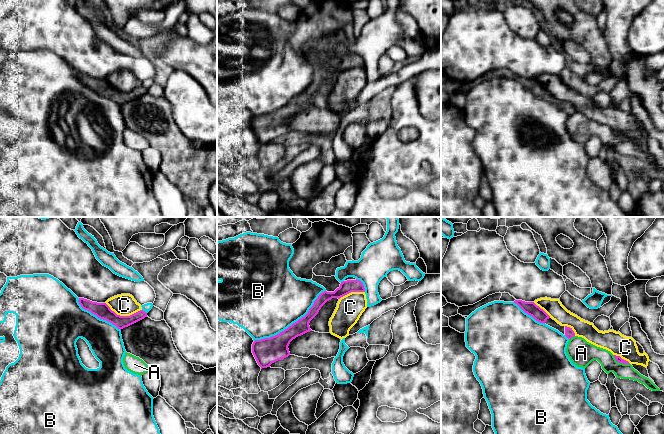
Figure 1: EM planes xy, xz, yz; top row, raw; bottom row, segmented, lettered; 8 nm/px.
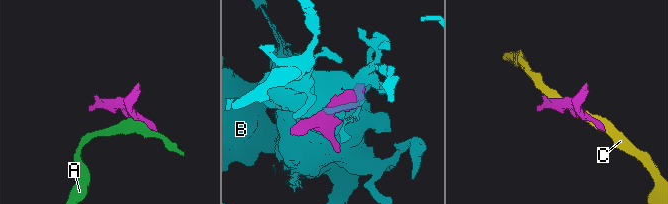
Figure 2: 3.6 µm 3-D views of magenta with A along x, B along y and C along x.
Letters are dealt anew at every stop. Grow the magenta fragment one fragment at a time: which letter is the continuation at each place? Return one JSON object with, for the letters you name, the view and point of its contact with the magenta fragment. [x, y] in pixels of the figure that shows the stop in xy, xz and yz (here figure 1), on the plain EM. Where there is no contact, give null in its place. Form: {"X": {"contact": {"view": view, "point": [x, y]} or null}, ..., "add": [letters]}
{"add": []}

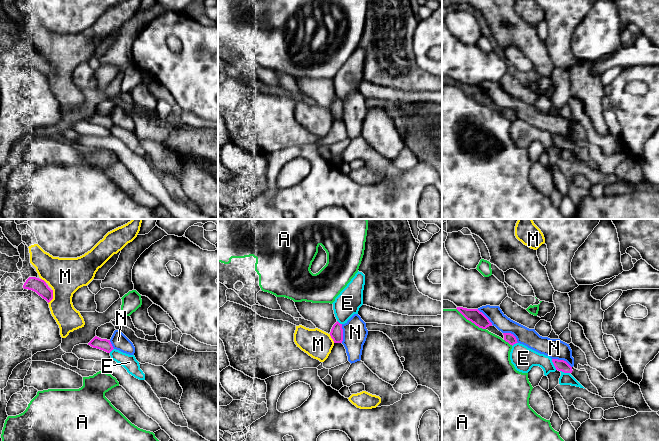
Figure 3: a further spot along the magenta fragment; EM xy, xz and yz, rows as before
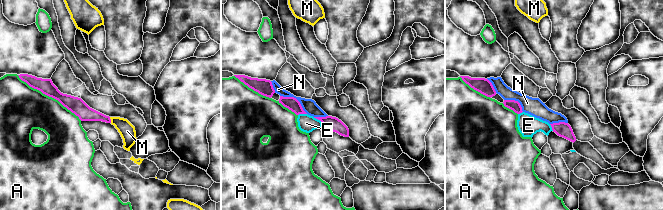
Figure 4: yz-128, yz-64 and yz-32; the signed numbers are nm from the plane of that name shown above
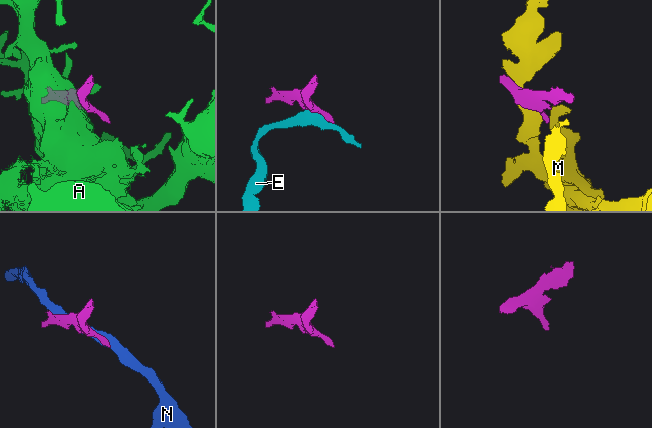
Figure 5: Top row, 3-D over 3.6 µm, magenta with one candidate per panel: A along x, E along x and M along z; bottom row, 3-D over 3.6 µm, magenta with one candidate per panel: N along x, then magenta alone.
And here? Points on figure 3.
{"add": []}

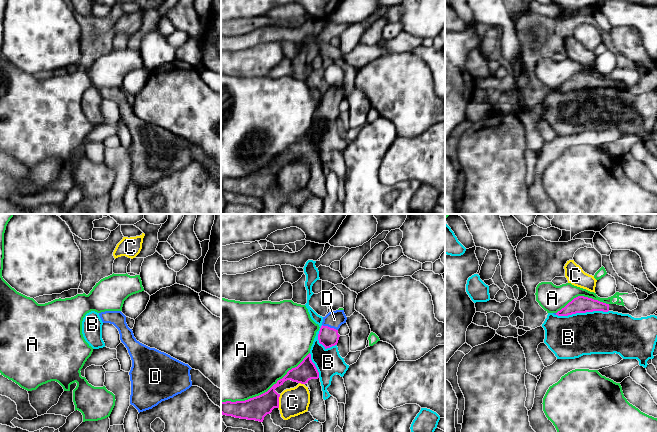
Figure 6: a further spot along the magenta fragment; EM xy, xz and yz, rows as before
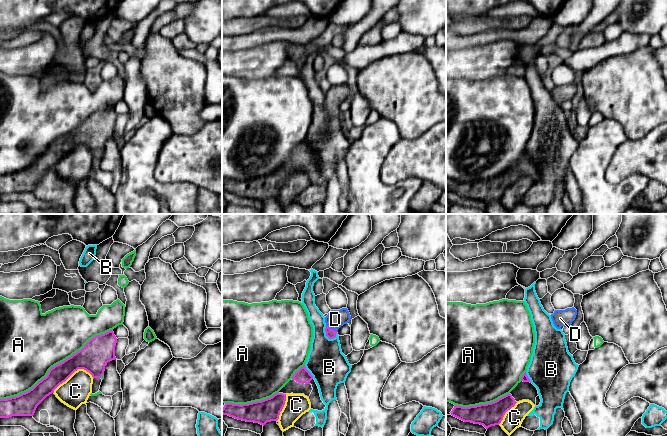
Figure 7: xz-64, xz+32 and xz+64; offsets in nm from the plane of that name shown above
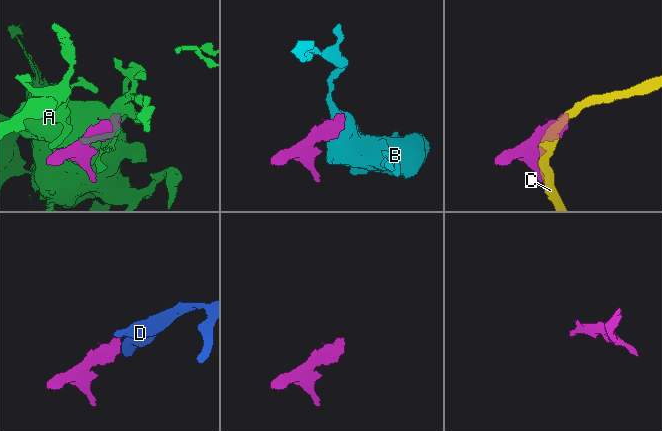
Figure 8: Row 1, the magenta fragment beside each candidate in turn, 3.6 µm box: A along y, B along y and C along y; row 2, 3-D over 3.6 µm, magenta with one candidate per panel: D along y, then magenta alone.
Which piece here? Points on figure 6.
{"D": {"contact": {"view": "xz", "point": [329, 103]}}, "add": ["D"]}

